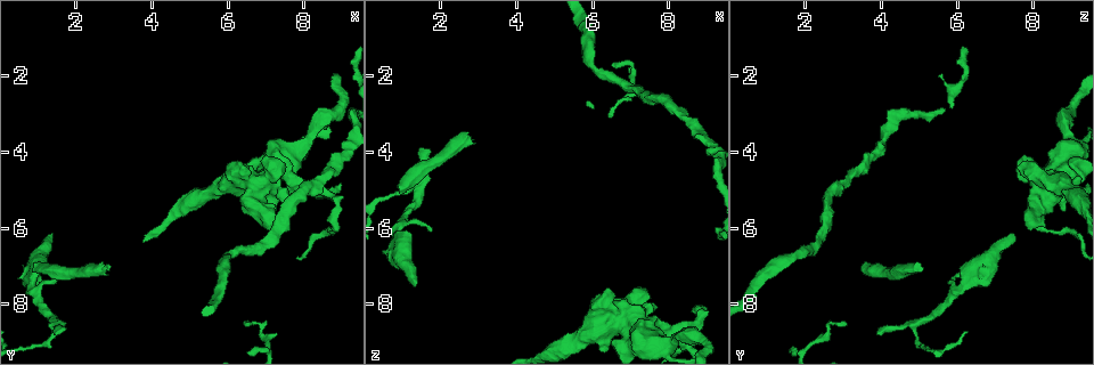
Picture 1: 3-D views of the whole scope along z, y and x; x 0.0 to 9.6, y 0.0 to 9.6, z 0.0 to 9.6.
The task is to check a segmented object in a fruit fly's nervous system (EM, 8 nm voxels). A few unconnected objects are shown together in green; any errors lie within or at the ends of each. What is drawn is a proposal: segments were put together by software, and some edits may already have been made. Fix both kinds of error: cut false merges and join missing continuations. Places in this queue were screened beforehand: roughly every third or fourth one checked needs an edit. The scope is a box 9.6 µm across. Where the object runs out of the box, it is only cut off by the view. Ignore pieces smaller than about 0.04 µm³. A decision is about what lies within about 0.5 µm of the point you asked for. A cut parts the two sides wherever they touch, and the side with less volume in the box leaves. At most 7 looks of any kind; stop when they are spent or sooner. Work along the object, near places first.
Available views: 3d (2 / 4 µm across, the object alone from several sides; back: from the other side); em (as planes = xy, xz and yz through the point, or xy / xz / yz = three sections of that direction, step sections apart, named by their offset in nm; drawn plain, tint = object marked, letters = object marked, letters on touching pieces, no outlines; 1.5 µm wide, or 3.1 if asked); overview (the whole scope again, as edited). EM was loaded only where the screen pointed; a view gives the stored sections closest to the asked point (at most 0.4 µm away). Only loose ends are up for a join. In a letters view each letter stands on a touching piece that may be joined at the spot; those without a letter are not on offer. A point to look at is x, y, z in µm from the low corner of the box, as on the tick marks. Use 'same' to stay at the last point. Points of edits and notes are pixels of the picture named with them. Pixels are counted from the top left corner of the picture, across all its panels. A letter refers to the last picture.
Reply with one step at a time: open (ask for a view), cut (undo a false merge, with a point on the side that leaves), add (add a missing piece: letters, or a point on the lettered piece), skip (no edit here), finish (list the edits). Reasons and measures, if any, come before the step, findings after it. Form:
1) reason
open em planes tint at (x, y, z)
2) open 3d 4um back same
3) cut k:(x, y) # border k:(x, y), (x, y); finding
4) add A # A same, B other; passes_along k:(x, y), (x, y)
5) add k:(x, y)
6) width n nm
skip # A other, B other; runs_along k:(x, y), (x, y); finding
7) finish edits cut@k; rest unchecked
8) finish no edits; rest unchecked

free end
open em planes letters at (1.50, 8.80, 3.85)

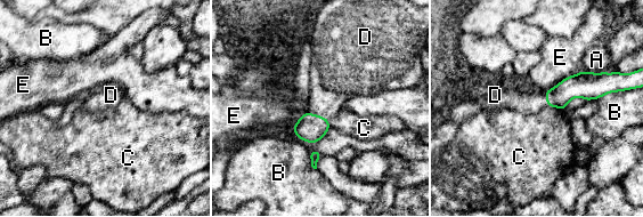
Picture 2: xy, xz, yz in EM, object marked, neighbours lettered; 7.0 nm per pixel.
longest_contact E 300 nm
add D # A other, B other, C other, D same, E other; passes_along 2:(311, 128), (315, 114), (332, 83); it goes on there

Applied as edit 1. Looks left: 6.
an open end
open em planes tint at (2.95, 6.95, 3.80)

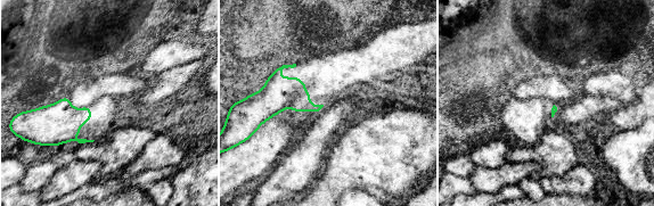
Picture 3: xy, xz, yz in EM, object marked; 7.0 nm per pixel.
open em planes letters same

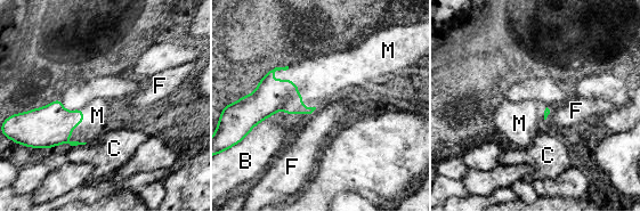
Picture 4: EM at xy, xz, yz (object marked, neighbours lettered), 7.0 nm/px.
add M # B other, C other, F other, M same; passes_along 4:(268, 98), (297, 87), (317, 78); the cell continues

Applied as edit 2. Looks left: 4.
stops while still wide
open em planes letters at (1.40, 6.15, 7.45)

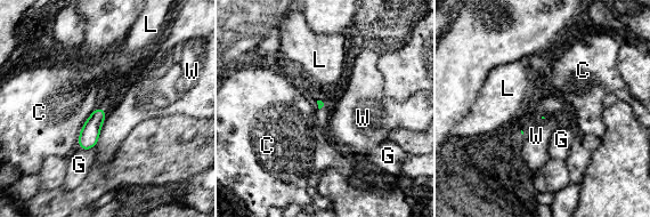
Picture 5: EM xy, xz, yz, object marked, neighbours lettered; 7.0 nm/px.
skip # C other, G other, L other, W other; border 5:(106, 118), (94, 146); no lettered piece goes on from it

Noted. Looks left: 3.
finish edits add@2, add@4; rest unchecked

